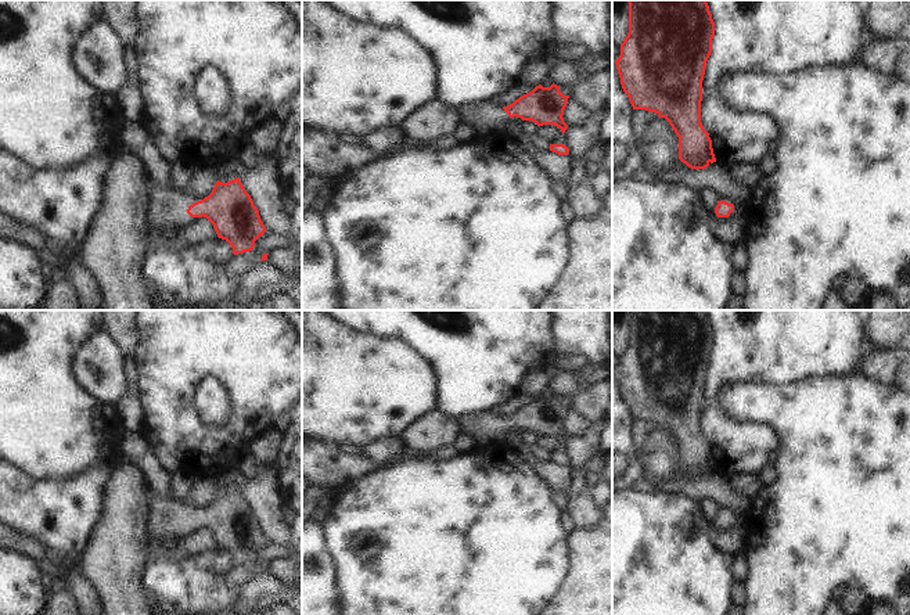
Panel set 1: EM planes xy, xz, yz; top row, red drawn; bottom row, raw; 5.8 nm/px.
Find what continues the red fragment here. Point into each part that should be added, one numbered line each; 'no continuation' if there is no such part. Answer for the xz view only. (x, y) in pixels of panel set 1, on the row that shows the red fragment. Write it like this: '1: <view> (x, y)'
1: xz (485, 117)

